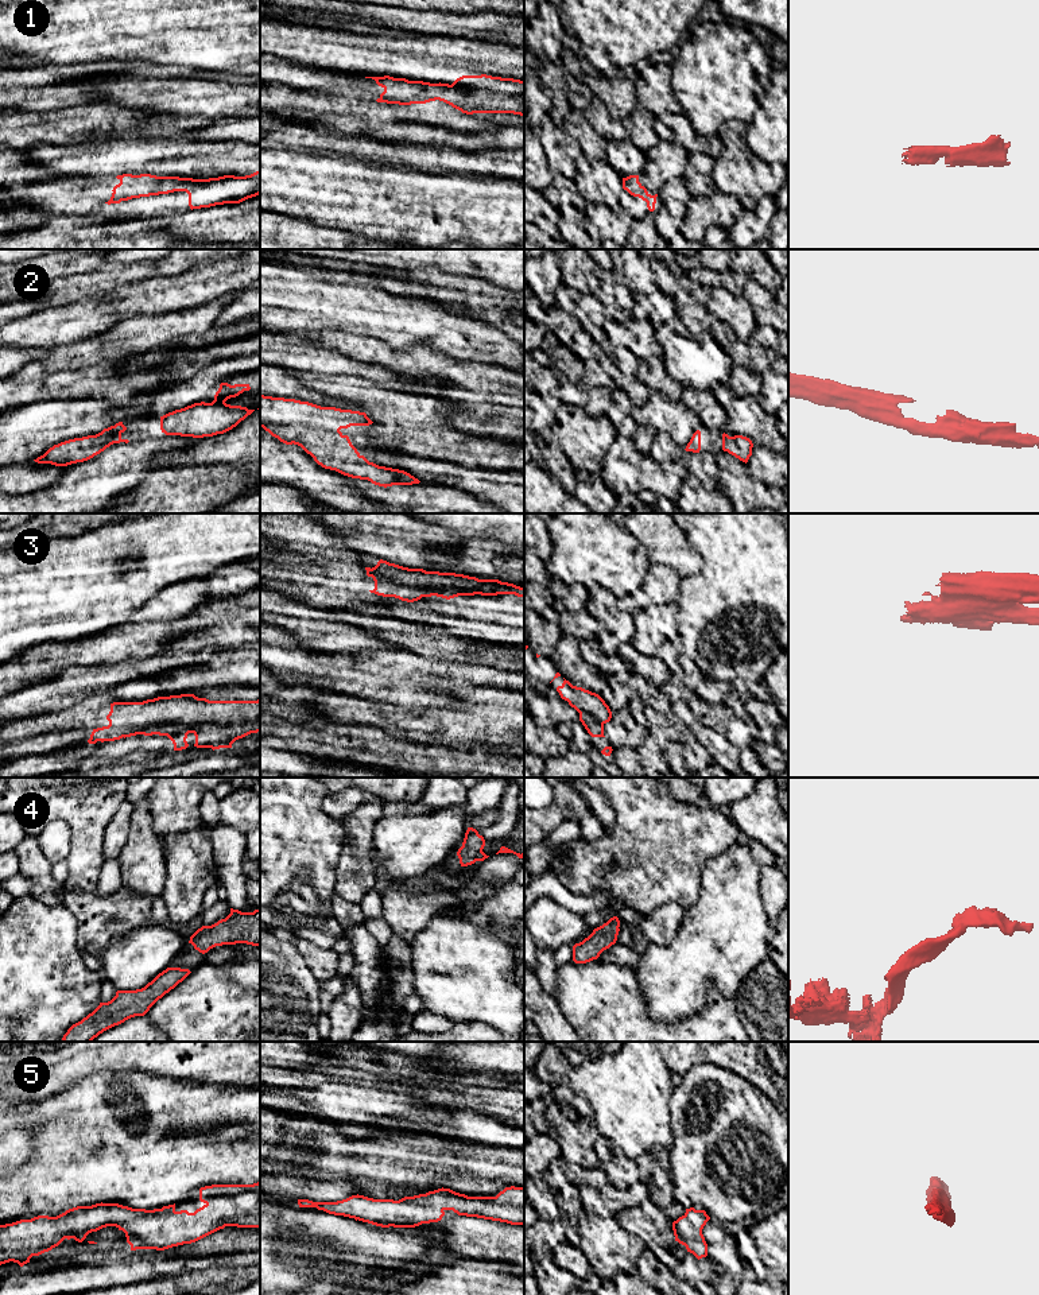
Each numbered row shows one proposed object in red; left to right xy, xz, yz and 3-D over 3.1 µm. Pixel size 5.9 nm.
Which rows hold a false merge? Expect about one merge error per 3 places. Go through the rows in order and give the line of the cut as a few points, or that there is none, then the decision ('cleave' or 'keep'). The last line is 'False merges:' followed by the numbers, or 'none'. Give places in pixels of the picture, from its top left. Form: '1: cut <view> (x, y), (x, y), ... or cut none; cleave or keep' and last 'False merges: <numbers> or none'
1: cut none; keep
2: cut none; keep
3: cut xy (259, 718), (228, 725), (154, 724), (140, 733); cleave
4: cut none; keep
5: cut none; keep
False merges: 3

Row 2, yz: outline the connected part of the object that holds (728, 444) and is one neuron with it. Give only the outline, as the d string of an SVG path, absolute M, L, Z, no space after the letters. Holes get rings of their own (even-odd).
M722 434L722 450L734 455L743 462L748 462L752 455L753 443L749 438L743 435L729 437L728 434Z

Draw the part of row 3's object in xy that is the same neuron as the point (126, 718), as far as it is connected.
M194 694L158 697L143 702L113 702L106 716L108 726L93 729L89 744L115 741L141 734L159 724L195 725L213 722L220 726L260 720L257 701L209 701Z

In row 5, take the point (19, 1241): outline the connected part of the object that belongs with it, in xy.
M260 1182L253 1185L212 1185L199 1189L199 1201L205 1205L194 1213L175 1210L175 1203L162 1209L132 1209L119 1203L96 1203L77 1206L57 1217L38 1215L0 1225L0 1265L13 1261L20 1267L30 1263L32 1256L39 1256L58 1246L65 1238L82 1242L92 1232L106 1226L123 1230L131 1251L156 1249L195 1242L225 1226L260 1228Z

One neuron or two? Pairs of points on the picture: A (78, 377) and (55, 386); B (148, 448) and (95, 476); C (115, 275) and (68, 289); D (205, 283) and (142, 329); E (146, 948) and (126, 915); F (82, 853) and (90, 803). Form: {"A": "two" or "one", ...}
{"A": "one", "B": "one", "C": "one", "D": "two", "E": "two", "F": "one"}

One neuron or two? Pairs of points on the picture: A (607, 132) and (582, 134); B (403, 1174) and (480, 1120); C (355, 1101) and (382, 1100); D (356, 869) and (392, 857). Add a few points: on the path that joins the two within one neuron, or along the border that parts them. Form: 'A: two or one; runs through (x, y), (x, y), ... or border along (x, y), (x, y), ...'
A: two; border along (582, 111), (590, 125), (607, 140)
B: two; border along (462, 1139), (470, 1143), (493, 1146)
C: one; runs through (361, 1101), (375, 1101)
D: two; border along (372, 832), (373, 853), (382, 873)

